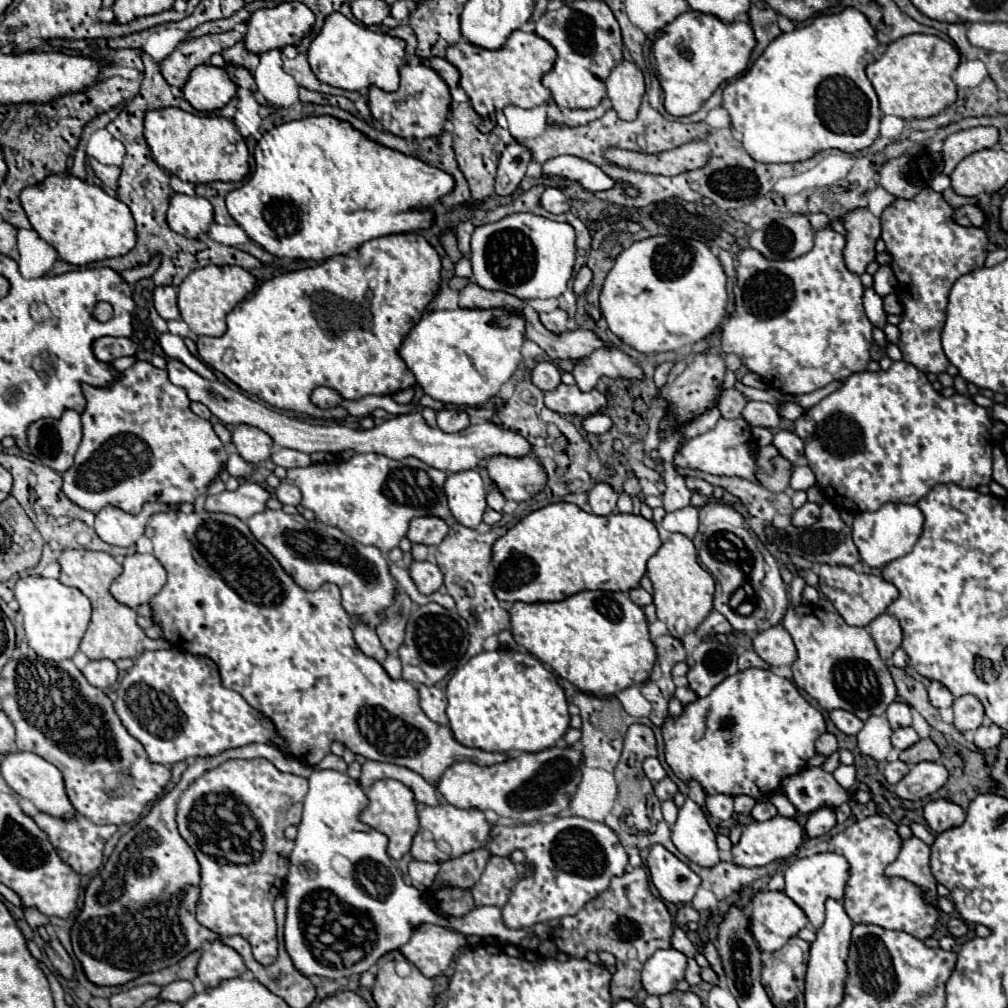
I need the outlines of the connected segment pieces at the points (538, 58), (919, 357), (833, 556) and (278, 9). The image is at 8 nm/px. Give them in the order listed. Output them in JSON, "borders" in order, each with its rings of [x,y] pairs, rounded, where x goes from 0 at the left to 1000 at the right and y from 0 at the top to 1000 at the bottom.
{"borders":[[[[510,31],[496,49],[478,49],[466,41],[456,41],[444,47],[442,59],[456,70],[456,86],[466,96],[472,112],[479,116],[500,108],[504,102],[530,108],[546,98],[546,90],[538,84],[538,74],[548,68],[552,51],[532,33]]],[[[927,188],[913,189],[907,197],[889,197],[883,201],[875,213],[875,239],[879,241],[879,251],[885,255],[885,269],[891,279],[889,291],[895,293],[895,318],[891,320],[893,336],[891,344],[895,356],[911,364],[915,370],[937,370],[942,362],[937,352],[933,332],[938,318],[940,291],[946,279],[968,265],[974,265],[980,253],[980,233],[972,225],[956,225],[946,217],[946,207],[937,197],[935,191]]],[[[827,499],[815,501],[815,515],[812,519],[808,519],[806,523],[788,523],[786,521],[786,525],[770,525],[768,521],[760,521],[758,531],[760,531],[762,539],[770,541],[776,549],[780,549],[784,553],[792,551],[806,559],[839,561],[839,563],[845,563],[847,559],[851,559],[851,545],[845,537],[843,523],[837,521],[837,517],[833,515],[833,505]]],[[[282,1],[270,9],[256,9],[246,21],[246,33],[242,37],[244,49],[258,55],[268,49],[292,45],[310,29],[312,21],[312,13],[296,1]]]]}

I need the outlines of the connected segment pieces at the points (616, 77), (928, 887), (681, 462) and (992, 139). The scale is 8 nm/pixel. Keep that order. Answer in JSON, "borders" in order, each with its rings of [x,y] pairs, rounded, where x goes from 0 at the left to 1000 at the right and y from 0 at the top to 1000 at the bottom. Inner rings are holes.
{"borders":[[[[617,61],[607,68],[603,80],[603,98],[607,100],[607,108],[615,118],[627,120],[633,114],[637,96],[639,96],[639,74],[633,64],[625,61]]],[[[905,830],[895,836],[895,844],[891,852],[879,860],[881,870],[897,870],[905,876],[909,876],[915,884],[919,894],[929,896],[929,874],[923,866],[923,840],[913,834],[911,830]]],[[[714,416],[706,428],[681,438],[673,447],[673,451],[669,453],[669,461],[679,465],[692,465],[706,471],[730,471],[730,473],[750,477],[748,473],[750,447],[752,447],[750,438],[746,434],[744,422],[738,416],[726,416],[726,418]]],[[[964,126],[950,132],[944,132],[937,144],[935,144],[935,158],[937,158],[937,170],[944,172],[946,166],[960,156],[966,150],[980,148],[990,142],[990,128],[986,126]]]]}

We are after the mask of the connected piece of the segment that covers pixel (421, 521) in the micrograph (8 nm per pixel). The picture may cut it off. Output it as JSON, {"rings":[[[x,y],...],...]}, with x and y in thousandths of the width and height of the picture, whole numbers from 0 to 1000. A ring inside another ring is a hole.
{"rings":[[[415,513],[407,517],[405,535],[409,539],[421,539],[421,541],[437,541],[438,535],[444,529],[442,517],[435,513]]]}

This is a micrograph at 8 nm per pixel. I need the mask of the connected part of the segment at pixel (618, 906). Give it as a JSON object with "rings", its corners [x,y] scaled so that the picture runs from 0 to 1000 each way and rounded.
{"rings":[[[637,860],[621,864],[617,870],[609,870],[605,880],[583,894],[577,904],[567,910],[558,910],[556,918],[548,924],[548,934],[552,936],[554,943],[581,951],[585,943],[603,943],[611,949],[611,965],[607,967],[605,987],[607,993],[613,995],[617,991],[627,991],[635,981],[635,961],[649,947],[649,943],[657,939],[665,939],[669,914],[661,902],[661,898],[645,886],[643,868]]]}

